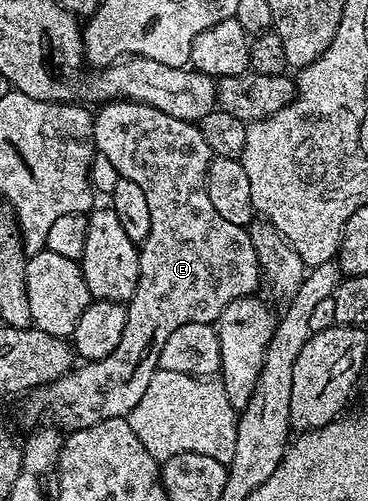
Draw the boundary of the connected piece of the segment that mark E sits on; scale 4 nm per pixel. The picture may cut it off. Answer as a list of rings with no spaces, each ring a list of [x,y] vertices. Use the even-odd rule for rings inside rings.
[[[109,101],[97,109],[100,110],[95,110],[92,123],[95,152],[110,159],[121,177],[142,187],[150,207],[150,235],[146,235],[139,246],[140,278],[131,301],[126,305],[126,328],[122,330],[122,339],[118,339],[118,347],[114,347],[106,359],[77,364],[57,381],[41,385],[23,398],[26,420],[36,421],[43,413],[52,413],[62,420],[61,426],[70,431],[94,427],[94,423],[102,423],[106,419],[127,418],[128,413],[138,407],[138,399],[142,399],[150,379],[156,374],[162,347],[171,333],[186,323],[213,324],[222,311],[234,303],[234,299],[253,296],[259,290],[256,288],[262,285],[258,255],[255,254],[249,230],[222,219],[222,215],[214,211],[214,203],[210,203],[206,179],[214,154],[206,139],[202,139],[199,124],[174,119],[174,115],[166,115],[166,111],[158,111],[137,101]]]

